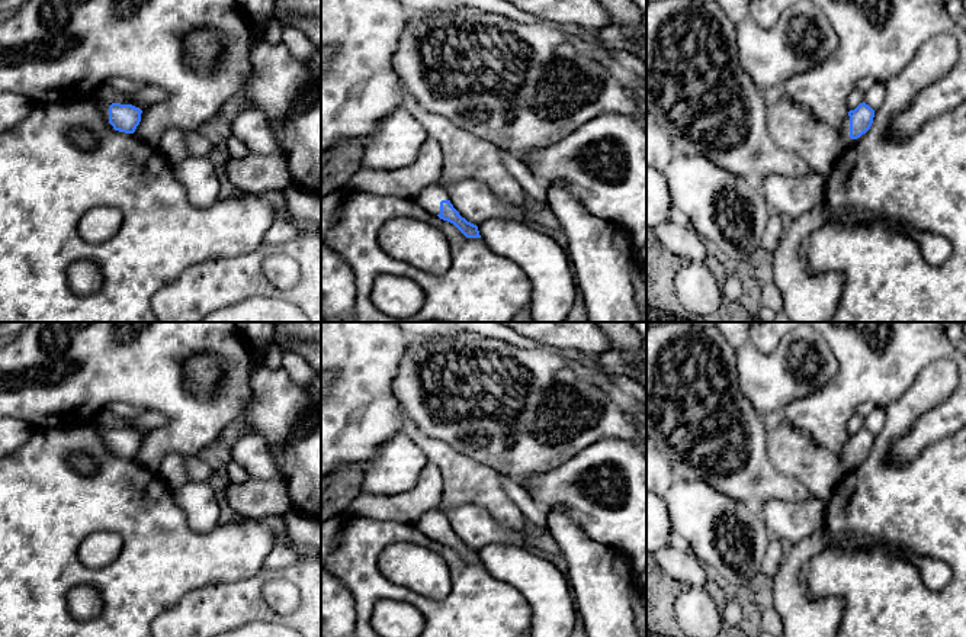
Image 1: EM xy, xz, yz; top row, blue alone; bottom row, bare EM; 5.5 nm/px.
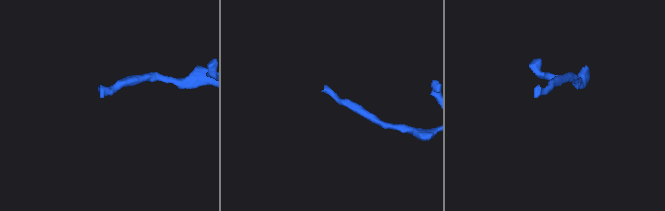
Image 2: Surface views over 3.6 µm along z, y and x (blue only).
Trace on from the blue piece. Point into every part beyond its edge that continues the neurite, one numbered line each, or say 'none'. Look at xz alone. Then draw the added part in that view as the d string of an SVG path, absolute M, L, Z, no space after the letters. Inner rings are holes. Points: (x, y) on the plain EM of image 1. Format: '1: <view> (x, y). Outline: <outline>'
1: xz (429, 524). Outline: M442 506L433 508L421 515L417 522L417 528L431 540L437 541L440 538L440 527L449 525L449 519L445 515Z

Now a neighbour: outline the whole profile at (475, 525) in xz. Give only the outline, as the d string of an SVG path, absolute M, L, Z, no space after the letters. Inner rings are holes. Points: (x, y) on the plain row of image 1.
M460 504L456 506L442 506L442 509L459 540L476 551L495 543L517 547L529 547L530 544L524 533L500 525L492 514L479 505Z

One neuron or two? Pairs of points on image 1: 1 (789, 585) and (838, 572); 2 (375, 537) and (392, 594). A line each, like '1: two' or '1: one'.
1: two
2: one

